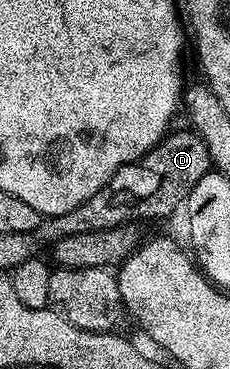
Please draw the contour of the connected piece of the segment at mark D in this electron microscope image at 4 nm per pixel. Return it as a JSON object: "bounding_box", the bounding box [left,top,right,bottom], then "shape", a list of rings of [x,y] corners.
{"bounding_box":[32,128,213,246],"shape":[[[188,128],[173,132],[164,136],[161,143],[147,152],[142,162],[121,167],[108,184],[92,194],[87,201],[76,206],[75,210],[62,215],[43,217],[40,225],[32,230],[34,240],[39,240],[43,246],[52,246],[72,234],[115,228],[120,224],[138,222],[134,220],[150,220],[154,216],[172,213],[176,206],[193,195],[196,183],[213,167],[207,146],[197,132]]]}

